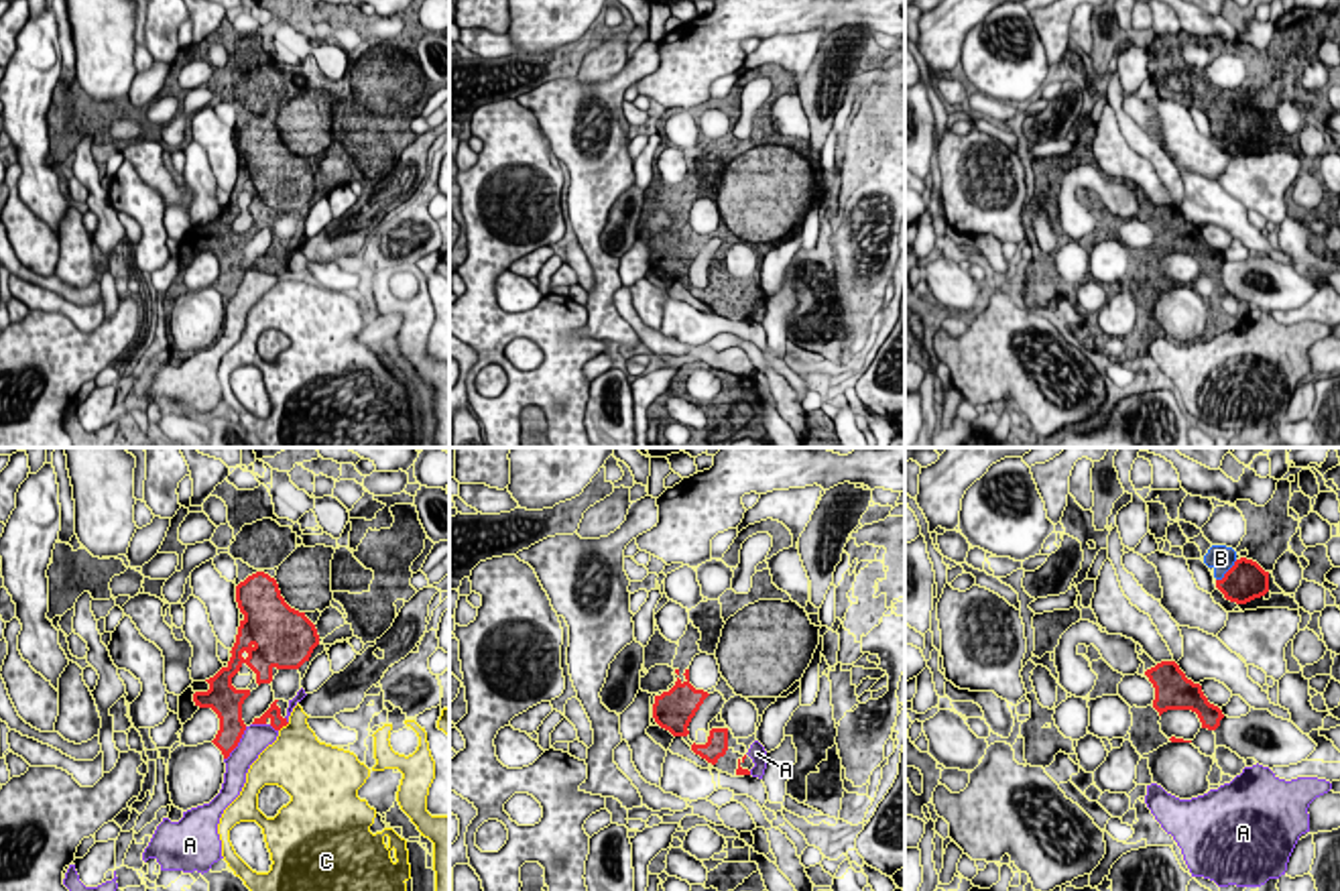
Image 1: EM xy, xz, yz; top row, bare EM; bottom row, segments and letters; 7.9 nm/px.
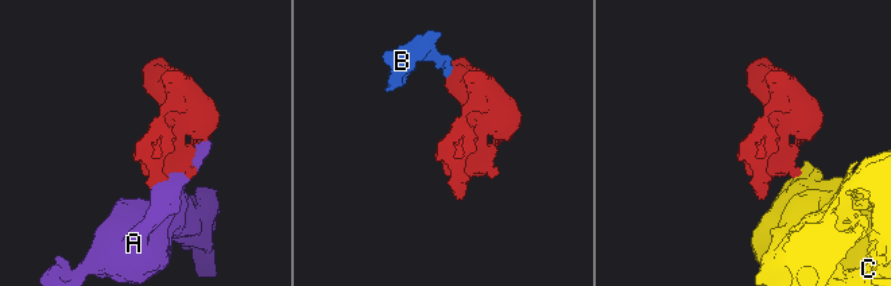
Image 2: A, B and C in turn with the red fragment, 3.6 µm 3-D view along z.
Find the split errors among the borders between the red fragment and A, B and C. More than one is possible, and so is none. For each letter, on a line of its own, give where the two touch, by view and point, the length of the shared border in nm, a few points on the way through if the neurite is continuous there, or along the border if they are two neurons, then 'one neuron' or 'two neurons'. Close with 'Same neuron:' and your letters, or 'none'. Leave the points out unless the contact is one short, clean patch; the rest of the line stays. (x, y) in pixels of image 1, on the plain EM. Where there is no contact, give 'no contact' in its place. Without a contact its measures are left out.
A: meets red in xy at (238, 285); contact 320 nm long; two neurons
B: meets red in yz at (1227, 116); contact 240 nm long; runs through yz (1245, 125), (1227, 116), (1221, 102); one neuron
C: meets red in xy at (283, 269); contact 120 nm long; border along xy (289, 267), (279, 275); two neurons
Same neuron: B

